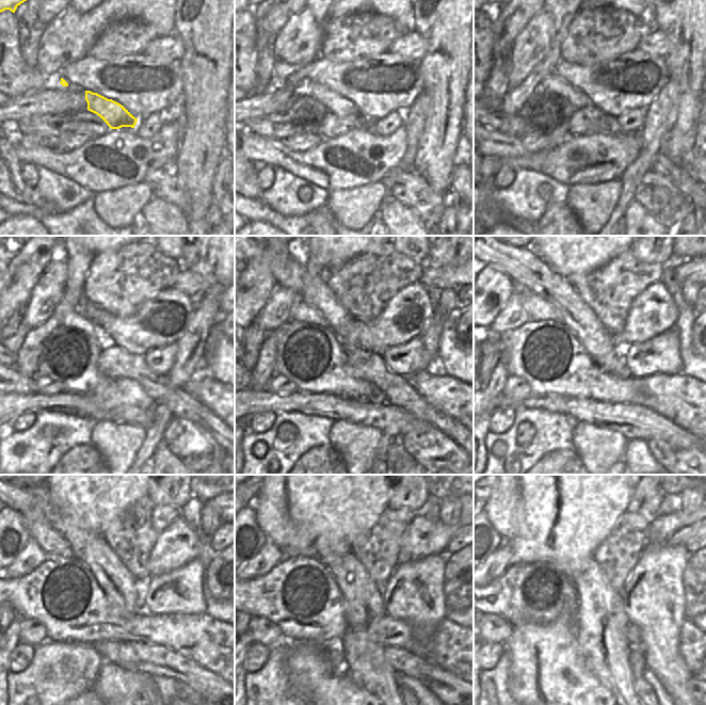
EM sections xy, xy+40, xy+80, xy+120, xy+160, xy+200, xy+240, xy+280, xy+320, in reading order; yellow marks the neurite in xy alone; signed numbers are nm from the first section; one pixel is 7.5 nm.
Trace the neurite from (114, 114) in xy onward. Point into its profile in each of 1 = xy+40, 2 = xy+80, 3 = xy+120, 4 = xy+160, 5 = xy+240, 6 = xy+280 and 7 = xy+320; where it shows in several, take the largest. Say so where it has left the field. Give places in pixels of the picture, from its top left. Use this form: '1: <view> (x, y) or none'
1: xy+40 (336, 103)
2: xy+80 (552, 82)
3: xy+120 (73, 319)
4: xy+160 (301, 310)
5: xy+240 (50, 541)
6: xy+280 (270, 503)
7: xy+320 (504, 509)

